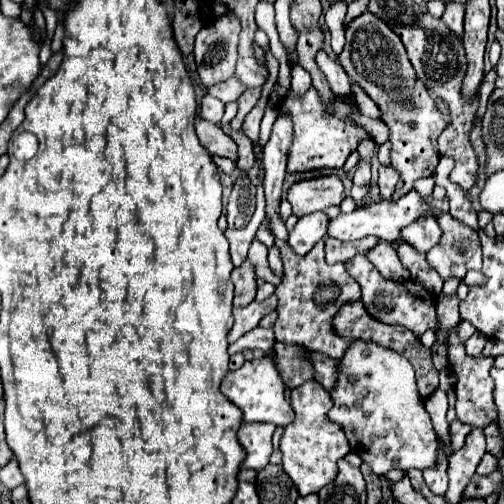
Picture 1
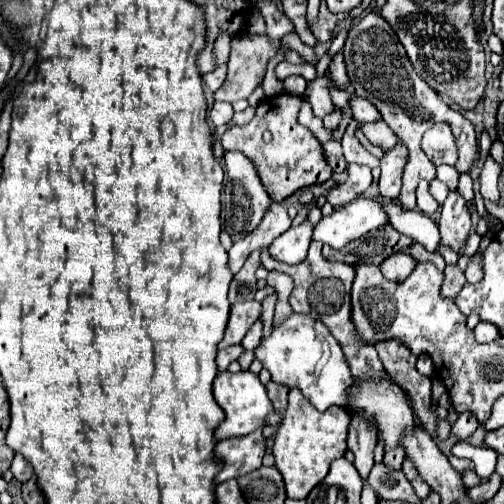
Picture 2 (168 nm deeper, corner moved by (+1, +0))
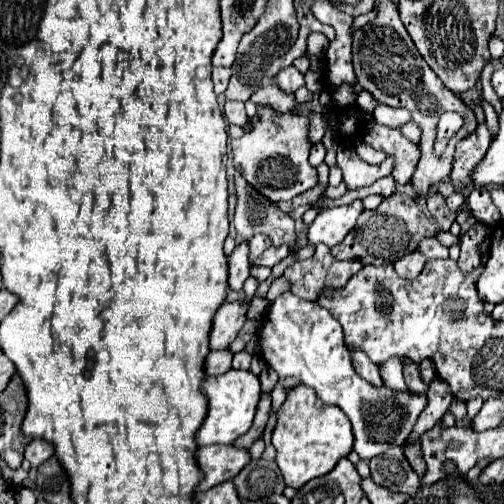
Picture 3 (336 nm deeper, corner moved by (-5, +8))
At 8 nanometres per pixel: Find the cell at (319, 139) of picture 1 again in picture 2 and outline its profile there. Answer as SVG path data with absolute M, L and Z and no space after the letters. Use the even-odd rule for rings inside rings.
M290 94L266 98L256 106L256 116L246 126L232 126L228 132L222 134L220 142L224 150L242 152L254 164L260 182L264 184L268 196L276 202L292 196L296 190L312 184L324 184L332 172L324 160L324 152L316 136L296 122L298 108L302 98L294 98ZM270 132L272 140L264 142L262 134Z

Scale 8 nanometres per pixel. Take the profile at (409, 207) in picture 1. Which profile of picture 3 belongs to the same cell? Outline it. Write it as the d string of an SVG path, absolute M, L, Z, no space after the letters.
M354 200L346 206L334 206L334 208L324 208L318 212L316 220L308 228L308 242L312 244L326 244L326 246L336 246L346 238L346 234L354 228L358 216L364 212L362 200Z

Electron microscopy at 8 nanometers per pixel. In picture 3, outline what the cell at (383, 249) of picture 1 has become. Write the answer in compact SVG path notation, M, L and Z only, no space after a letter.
M416 250L416 252L412 252L410 256L404 256L402 260L398 260L398 262L394 264L394 268L396 268L396 274L398 274L400 278L416 278L416 276L422 272L424 262L426 262L426 256L422 256L422 254Z

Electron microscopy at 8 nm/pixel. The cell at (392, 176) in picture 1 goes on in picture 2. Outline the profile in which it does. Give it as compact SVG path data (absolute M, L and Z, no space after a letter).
M398 142L392 150L386 150L382 156L382 176L380 176L380 194L386 200L396 200L402 186L402 170L406 166L408 150Z

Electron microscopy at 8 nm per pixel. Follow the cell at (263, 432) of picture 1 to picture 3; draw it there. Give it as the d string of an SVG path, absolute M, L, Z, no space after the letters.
M214 444L210 448L198 448L196 460L200 470L204 472L204 480L196 488L196 492L204 492L220 482L234 478L246 464L250 464L250 450L234 448L234 444Z

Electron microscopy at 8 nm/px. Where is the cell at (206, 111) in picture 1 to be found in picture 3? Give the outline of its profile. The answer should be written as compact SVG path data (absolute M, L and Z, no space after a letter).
M226 100L224 104L224 118L232 124L238 124L238 126L244 126L248 122L248 116L246 116L246 110L244 110L244 102L230 102Z

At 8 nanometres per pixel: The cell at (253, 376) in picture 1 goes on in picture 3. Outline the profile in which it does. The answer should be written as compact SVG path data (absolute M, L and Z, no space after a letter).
M230 370L220 376L208 376L202 384L202 392L208 398L208 414L196 434L198 446L232 444L238 436L248 432L262 394L260 378L256 374L252 374L250 370Z

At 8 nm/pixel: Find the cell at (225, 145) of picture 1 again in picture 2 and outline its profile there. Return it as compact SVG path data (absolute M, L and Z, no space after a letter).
M224 152L226 162L226 186L224 186L224 230L236 242L256 230L270 208L270 198L252 168L252 162L242 152Z

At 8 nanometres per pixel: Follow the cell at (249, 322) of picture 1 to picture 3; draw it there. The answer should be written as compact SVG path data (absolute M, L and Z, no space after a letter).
M244 300L224 302L220 306L220 310L214 316L214 324L212 324L212 332L210 332L212 350L228 348L232 344L232 340L238 336L238 332L244 328L244 324L248 320L248 308L250 308L250 304L246 304Z

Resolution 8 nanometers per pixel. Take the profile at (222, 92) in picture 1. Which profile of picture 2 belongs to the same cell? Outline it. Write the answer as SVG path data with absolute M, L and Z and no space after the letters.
M242 34L234 38L228 60L228 78L214 98L222 102L248 98L254 88L262 84L266 64L278 50L280 38L272 40L266 34Z

